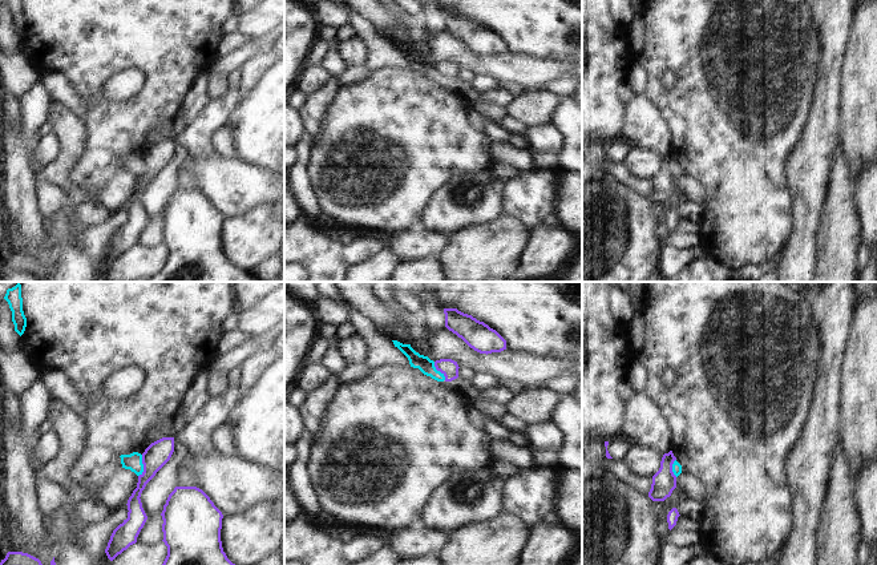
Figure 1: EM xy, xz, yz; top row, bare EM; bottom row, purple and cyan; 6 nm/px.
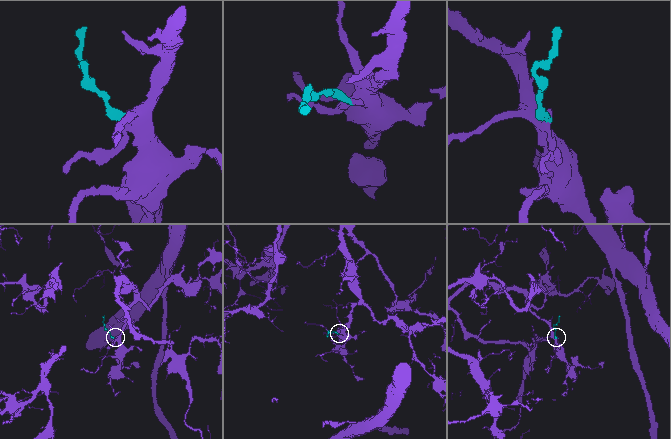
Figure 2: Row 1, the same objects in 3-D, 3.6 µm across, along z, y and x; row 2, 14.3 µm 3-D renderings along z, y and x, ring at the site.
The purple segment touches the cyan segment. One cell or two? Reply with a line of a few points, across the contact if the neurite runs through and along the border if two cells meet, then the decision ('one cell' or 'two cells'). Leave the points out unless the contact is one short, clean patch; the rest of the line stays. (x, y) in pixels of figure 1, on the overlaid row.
xy (142, 455), (142, 472), (138, 476) | two cells

